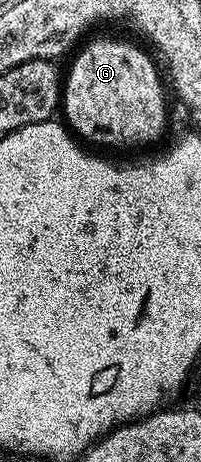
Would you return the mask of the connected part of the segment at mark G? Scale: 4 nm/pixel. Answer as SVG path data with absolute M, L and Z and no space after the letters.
M94 38L75 56L70 71L64 74L60 106L63 111L66 109L65 121L79 139L87 138L102 146L138 146L160 137L166 126L166 94L162 91L162 78L153 60L136 43L125 42L122 38Z

